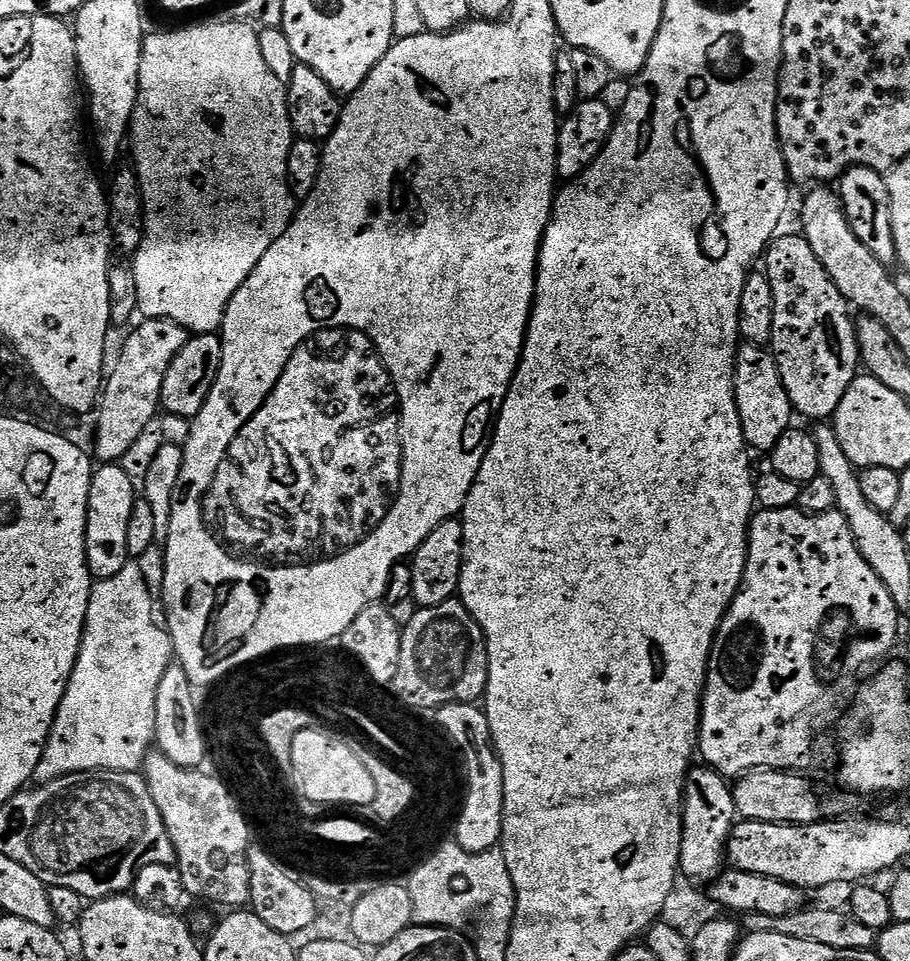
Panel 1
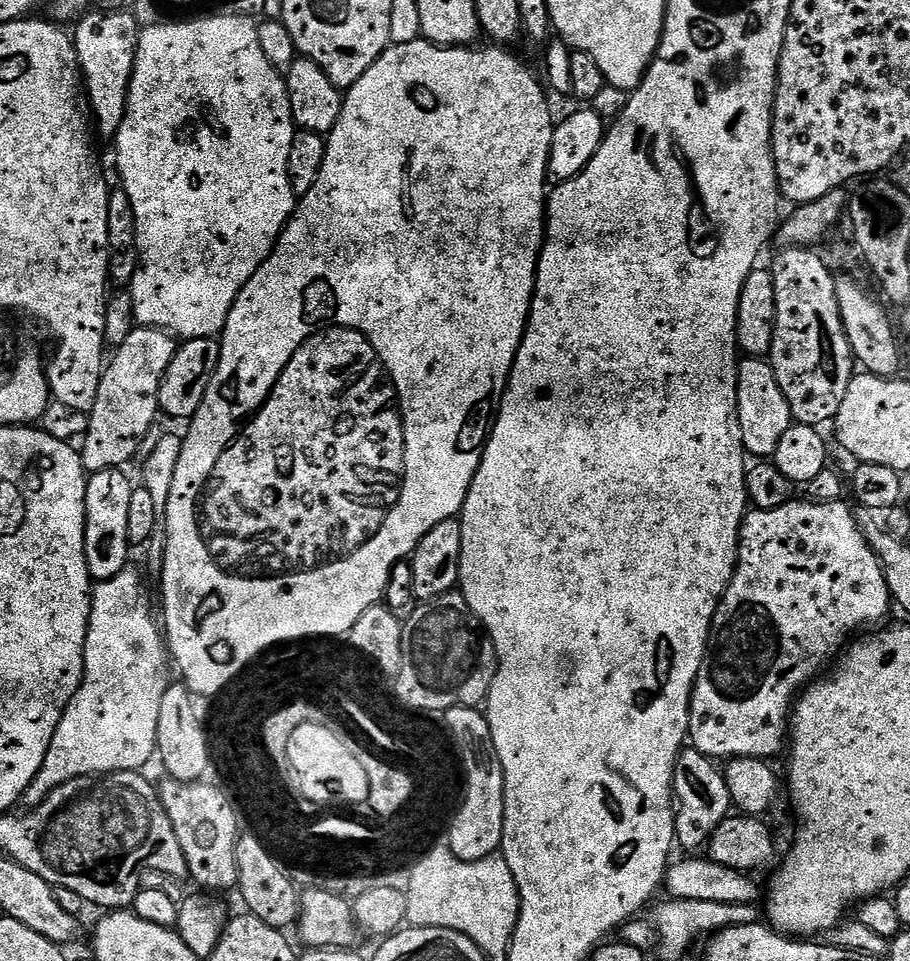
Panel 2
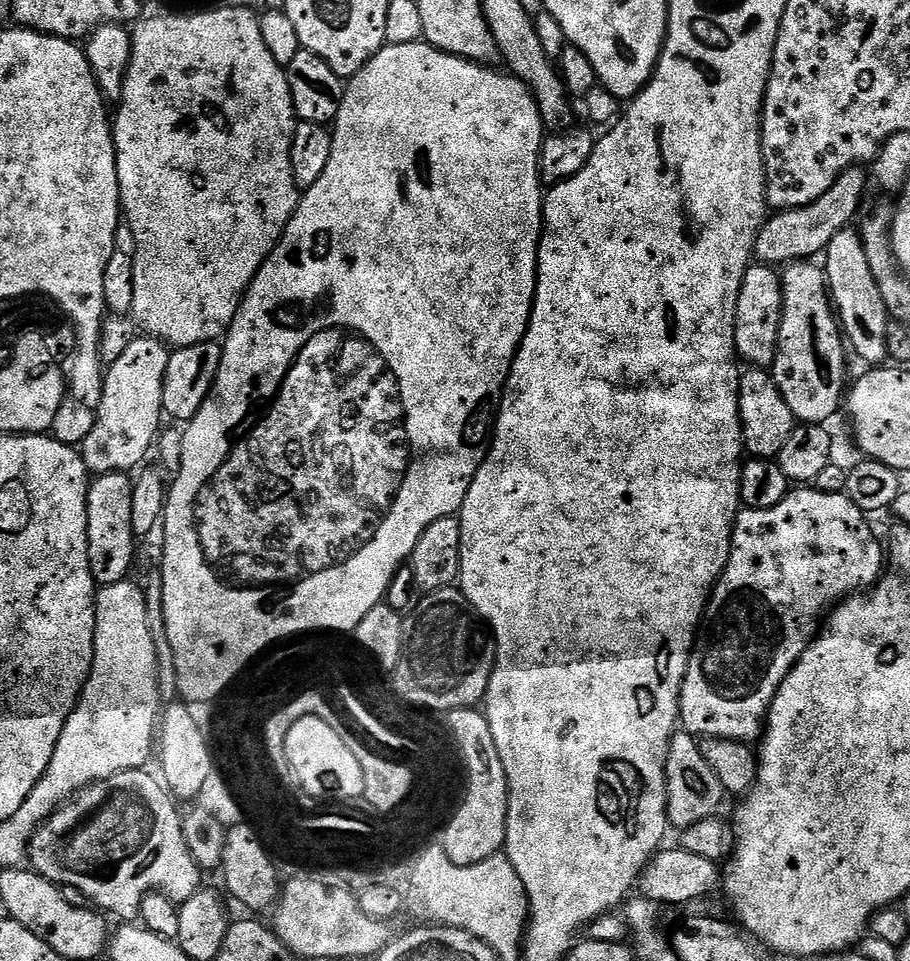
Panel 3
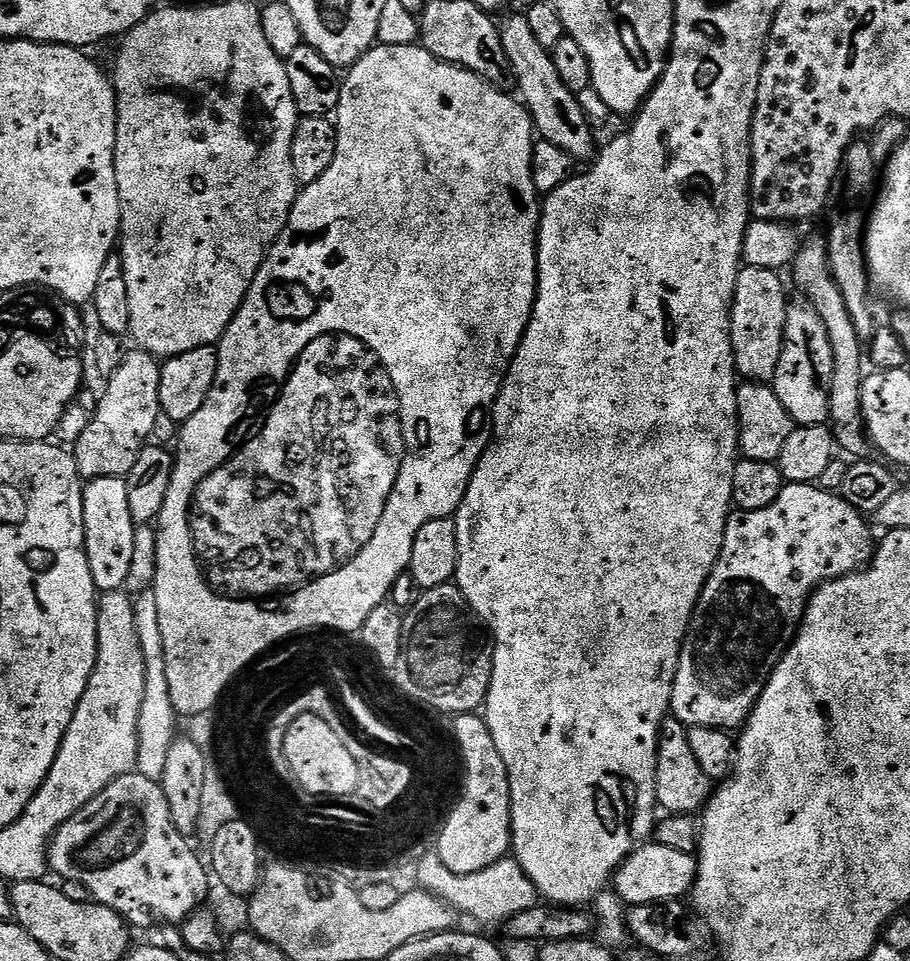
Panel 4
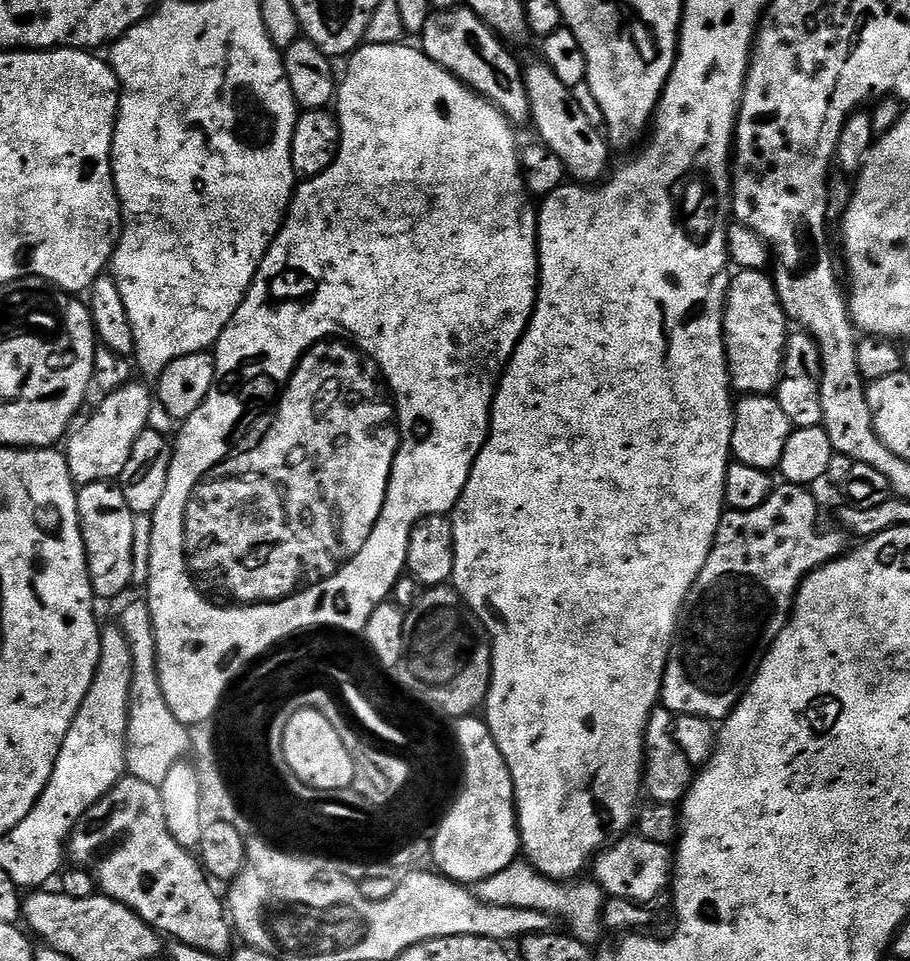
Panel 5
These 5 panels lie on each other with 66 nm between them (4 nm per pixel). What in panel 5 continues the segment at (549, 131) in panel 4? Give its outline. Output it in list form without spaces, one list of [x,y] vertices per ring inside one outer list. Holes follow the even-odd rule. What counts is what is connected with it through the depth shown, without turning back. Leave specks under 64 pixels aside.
[[[536,58],[533,64],[525,63],[524,85],[530,102],[530,124],[536,127],[539,143],[546,145],[564,163],[565,173],[576,182],[596,182],[610,172],[608,152],[610,145],[605,133],[594,122],[586,118],[585,111],[575,101],[572,89],[561,82],[554,70],[543,59]],[[600,131],[600,132],[599,132]]]

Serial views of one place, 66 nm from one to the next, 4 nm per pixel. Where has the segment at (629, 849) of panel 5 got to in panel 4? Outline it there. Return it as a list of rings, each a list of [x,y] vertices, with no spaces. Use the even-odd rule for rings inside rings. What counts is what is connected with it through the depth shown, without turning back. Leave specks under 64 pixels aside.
[[[645,842],[620,863],[614,877],[614,890],[625,905],[664,904],[667,900],[687,897],[696,880],[696,861],[693,853],[673,850],[655,842]]]

